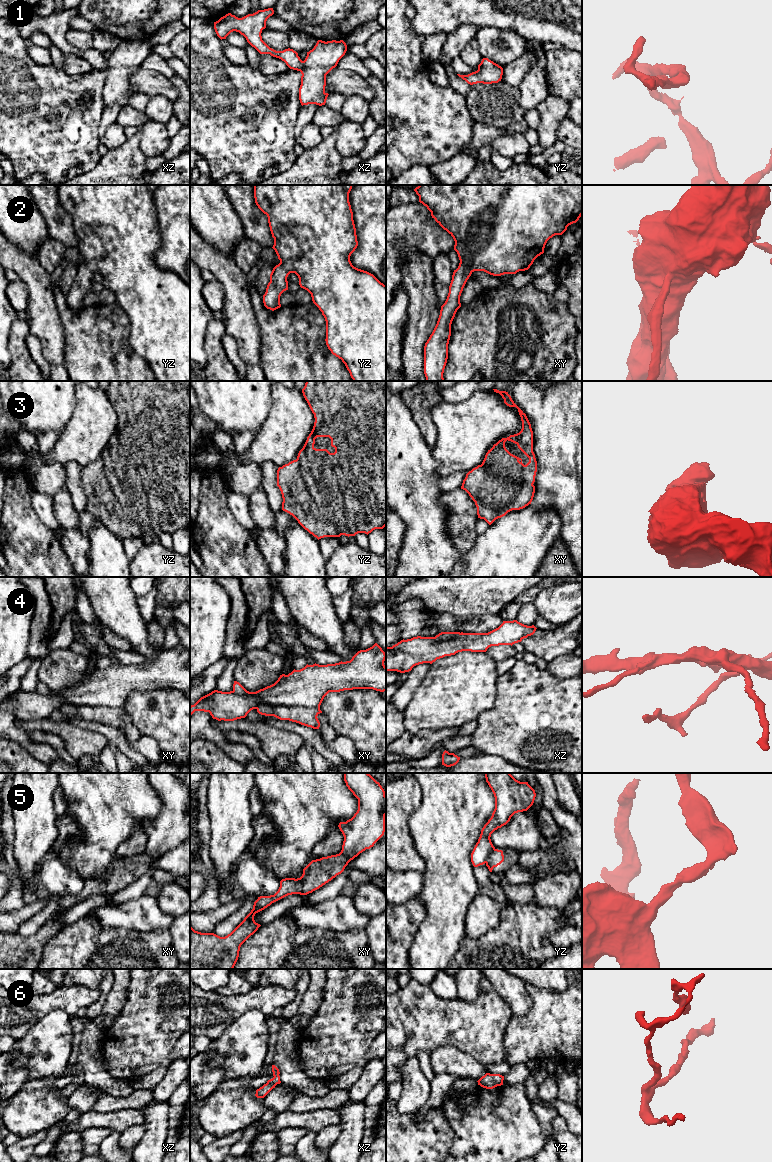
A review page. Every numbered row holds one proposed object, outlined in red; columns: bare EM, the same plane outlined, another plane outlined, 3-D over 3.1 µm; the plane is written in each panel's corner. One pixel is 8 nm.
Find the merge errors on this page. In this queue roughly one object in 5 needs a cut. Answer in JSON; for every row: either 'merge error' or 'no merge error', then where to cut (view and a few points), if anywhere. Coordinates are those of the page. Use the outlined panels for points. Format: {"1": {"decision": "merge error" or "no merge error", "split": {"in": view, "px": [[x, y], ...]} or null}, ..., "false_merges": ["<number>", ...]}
{"1": {"decision": "no merge error", "split": null}, "2": {"decision": "no merge error", "split": null}, "3": {"decision": "no merge error", "split": null}, "4": {"decision": "merge error", "split": {"in": "xy", "px": [[255, 708], [259, 703], [319, 708]]}}, "5": {"decision": "merge error", "split": {"in": "yz", "px": [[494, 848], [485, 862]]}}, "6": {"decision": "no merge error", "split": null}, "false_merges": ["4", "5"]}

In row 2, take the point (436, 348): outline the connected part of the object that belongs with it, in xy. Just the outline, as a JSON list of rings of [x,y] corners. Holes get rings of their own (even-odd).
[[[419,185],[414,191],[419,196],[419,202],[431,212],[432,218],[453,237],[455,241],[454,250],[460,260],[458,268],[453,272],[449,293],[445,303],[441,306],[437,324],[424,346],[424,374],[426,381],[444,381],[443,373],[448,359],[451,324],[457,310],[461,307],[460,296],[471,274],[474,271],[484,271],[493,276],[501,276],[528,270],[534,260],[544,253],[547,241],[555,235],[562,235],[569,225],[576,223],[582,216],[582,185]]]

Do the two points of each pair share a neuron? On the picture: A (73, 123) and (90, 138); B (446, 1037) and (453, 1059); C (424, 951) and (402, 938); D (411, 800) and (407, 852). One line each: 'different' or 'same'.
A: same
B: different
C: different
D: same

